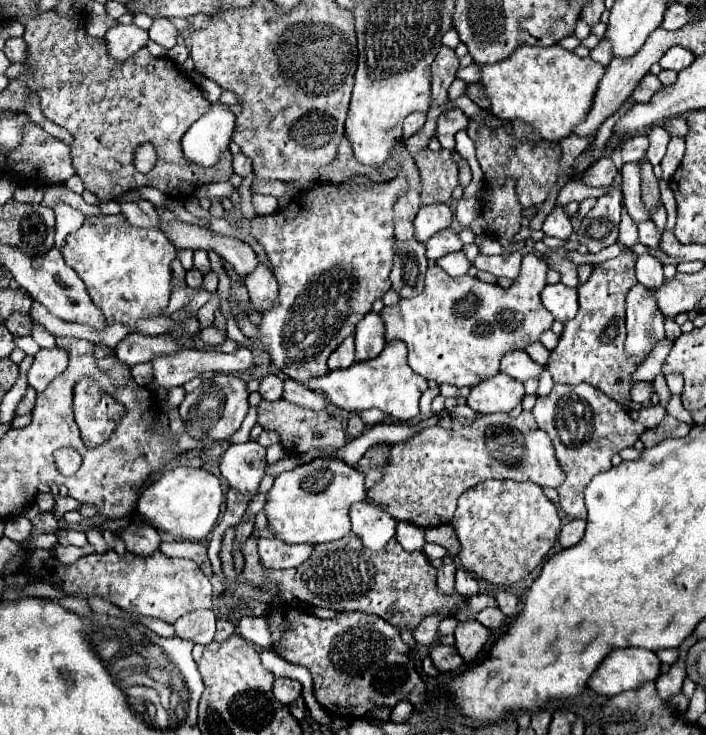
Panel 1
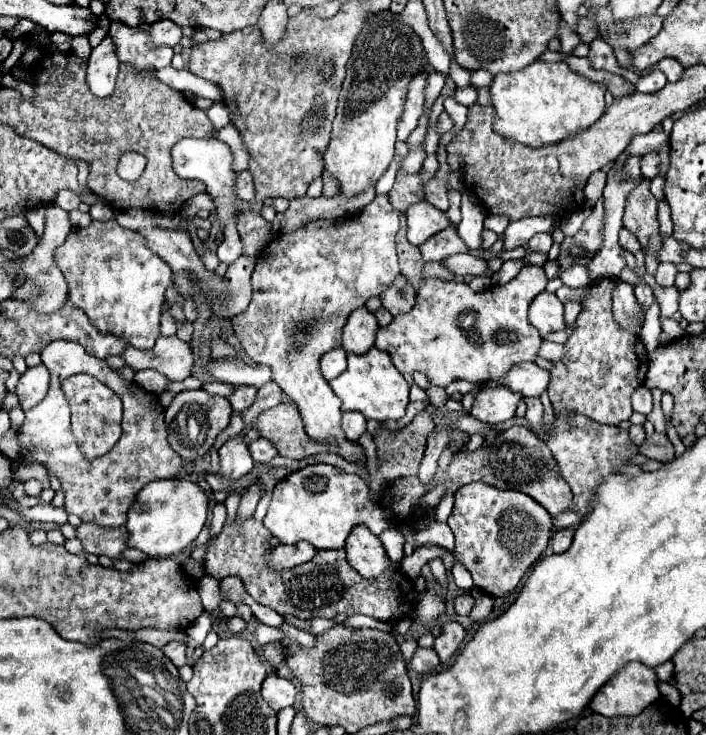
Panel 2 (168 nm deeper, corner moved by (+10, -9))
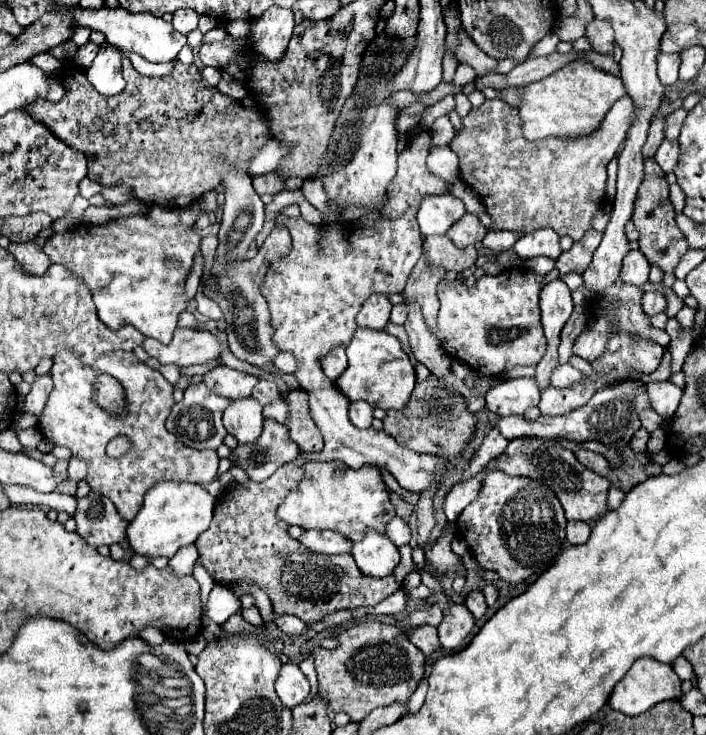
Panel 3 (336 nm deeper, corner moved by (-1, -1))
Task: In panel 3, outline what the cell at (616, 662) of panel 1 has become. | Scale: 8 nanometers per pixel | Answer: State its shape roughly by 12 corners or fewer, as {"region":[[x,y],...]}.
{"region":[[641,657],[615,685],[609,705],[641,715],[679,699],[671,665]]}

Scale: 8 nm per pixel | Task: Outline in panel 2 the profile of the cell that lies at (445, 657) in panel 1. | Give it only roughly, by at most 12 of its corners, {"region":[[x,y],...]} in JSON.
{"region":[[430,647],[414,651],[412,667],[416,673],[432,673],[438,665],[436,651]]}

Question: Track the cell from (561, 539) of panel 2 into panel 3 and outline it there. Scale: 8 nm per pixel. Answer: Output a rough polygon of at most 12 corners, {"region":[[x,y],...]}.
{"region":[[567,521],[567,541],[581,545],[591,527],[585,521]]}

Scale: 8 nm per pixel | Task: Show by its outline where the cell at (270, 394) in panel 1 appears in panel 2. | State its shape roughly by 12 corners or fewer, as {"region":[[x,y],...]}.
{"region":[[236,387],[228,397],[234,411],[248,409],[256,387]]}

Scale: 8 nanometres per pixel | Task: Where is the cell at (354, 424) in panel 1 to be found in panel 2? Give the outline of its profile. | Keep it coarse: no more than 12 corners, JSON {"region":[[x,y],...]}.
{"region":[[358,411],[342,415],[348,441],[358,441],[366,431],[366,419]]}

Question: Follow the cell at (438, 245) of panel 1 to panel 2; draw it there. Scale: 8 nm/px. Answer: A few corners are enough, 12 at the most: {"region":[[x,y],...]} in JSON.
{"region":[[450,225],[430,237],[422,259],[440,261],[470,249]]}

